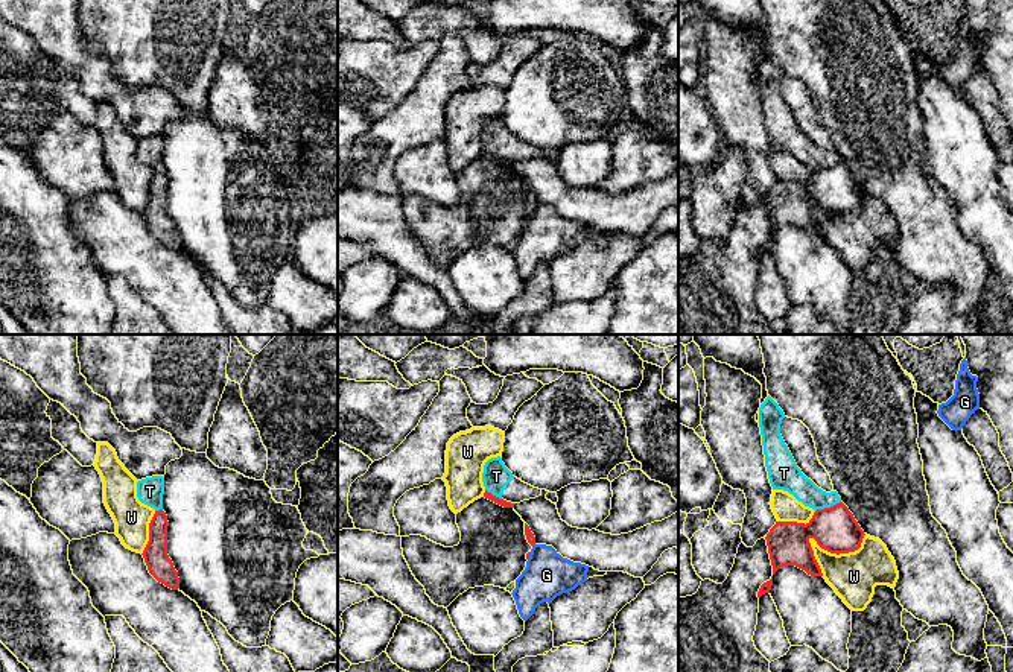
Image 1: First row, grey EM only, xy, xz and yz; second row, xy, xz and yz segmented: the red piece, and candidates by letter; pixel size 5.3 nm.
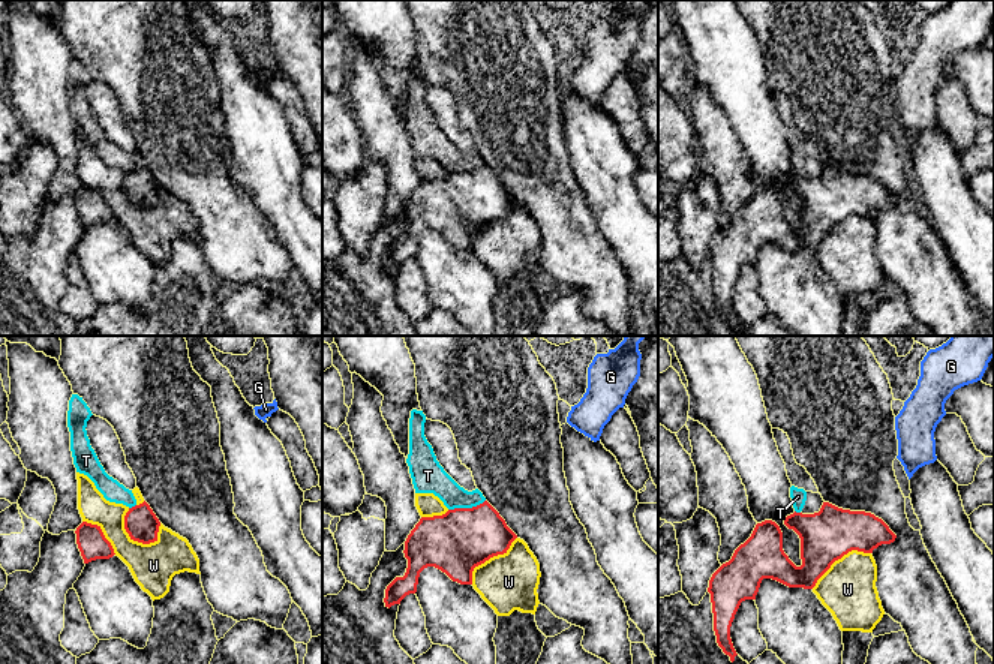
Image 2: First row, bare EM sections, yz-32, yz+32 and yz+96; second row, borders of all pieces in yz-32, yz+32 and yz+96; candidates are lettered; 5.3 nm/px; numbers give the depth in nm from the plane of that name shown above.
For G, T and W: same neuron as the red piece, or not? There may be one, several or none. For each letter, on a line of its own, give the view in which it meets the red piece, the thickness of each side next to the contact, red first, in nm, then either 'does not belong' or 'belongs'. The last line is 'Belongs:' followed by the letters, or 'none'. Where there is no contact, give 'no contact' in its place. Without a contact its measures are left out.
G: meets red in xz; 20 nm thick on the red side, 240 nm on the other; does not belong
T: meets red in yz; 240 nm thick on the red side, 140 nm on the other; does not belong
W: meets red in yz; 240 nm thick on the red side, 260 nm on the other; does not belong
Belongs: none

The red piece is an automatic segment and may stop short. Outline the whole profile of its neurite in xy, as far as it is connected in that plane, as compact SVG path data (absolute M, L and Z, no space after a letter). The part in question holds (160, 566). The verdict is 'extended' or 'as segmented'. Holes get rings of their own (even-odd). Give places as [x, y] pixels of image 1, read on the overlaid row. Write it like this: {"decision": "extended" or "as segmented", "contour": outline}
{"decision": "as segmented", "contour": "M163 509L155 511L149 523L149 541L143 550L143 558L149 573L172 590L179 588L178 572L167 555L167 515Z"}

